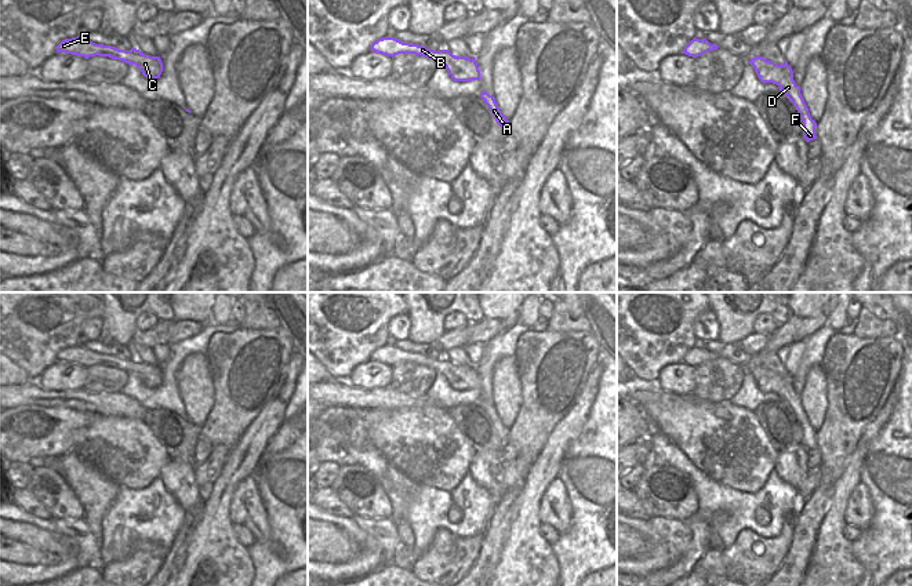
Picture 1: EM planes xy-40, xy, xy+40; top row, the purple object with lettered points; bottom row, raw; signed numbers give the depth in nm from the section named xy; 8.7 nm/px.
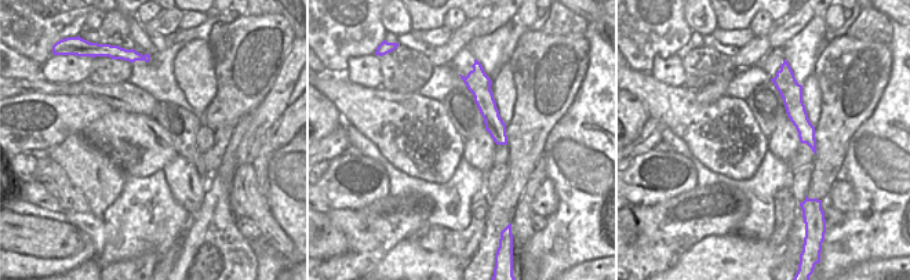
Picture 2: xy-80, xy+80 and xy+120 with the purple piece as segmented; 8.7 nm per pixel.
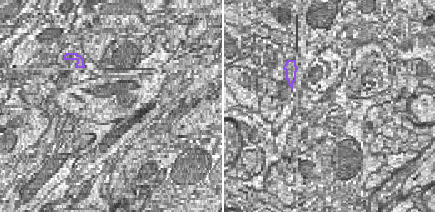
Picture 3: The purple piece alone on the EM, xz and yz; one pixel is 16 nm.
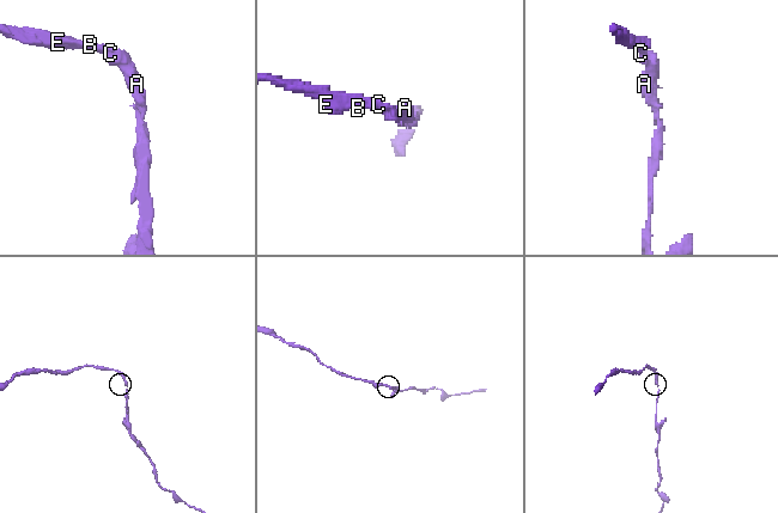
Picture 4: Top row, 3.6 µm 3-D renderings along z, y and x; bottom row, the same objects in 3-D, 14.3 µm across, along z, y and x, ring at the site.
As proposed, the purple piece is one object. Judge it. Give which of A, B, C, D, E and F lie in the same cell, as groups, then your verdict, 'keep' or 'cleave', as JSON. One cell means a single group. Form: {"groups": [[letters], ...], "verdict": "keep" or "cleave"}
{"groups": [["A", "B", "C", "D", "E", "F"]], "verdict": "keep"}

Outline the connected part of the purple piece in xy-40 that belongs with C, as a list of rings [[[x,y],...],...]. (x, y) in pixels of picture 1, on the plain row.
[[[72,346],[62,349],[57,356],[57,361],[73,363],[77,365],[109,365],[112,368],[123,370],[128,374],[135,374],[146,387],[159,387],[163,381],[163,371],[160,365],[145,364],[137,357],[130,360],[119,358],[112,354],[95,353],[84,346]]]

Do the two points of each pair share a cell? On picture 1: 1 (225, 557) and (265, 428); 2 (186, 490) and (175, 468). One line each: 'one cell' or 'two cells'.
1: one cell
2: one cell

